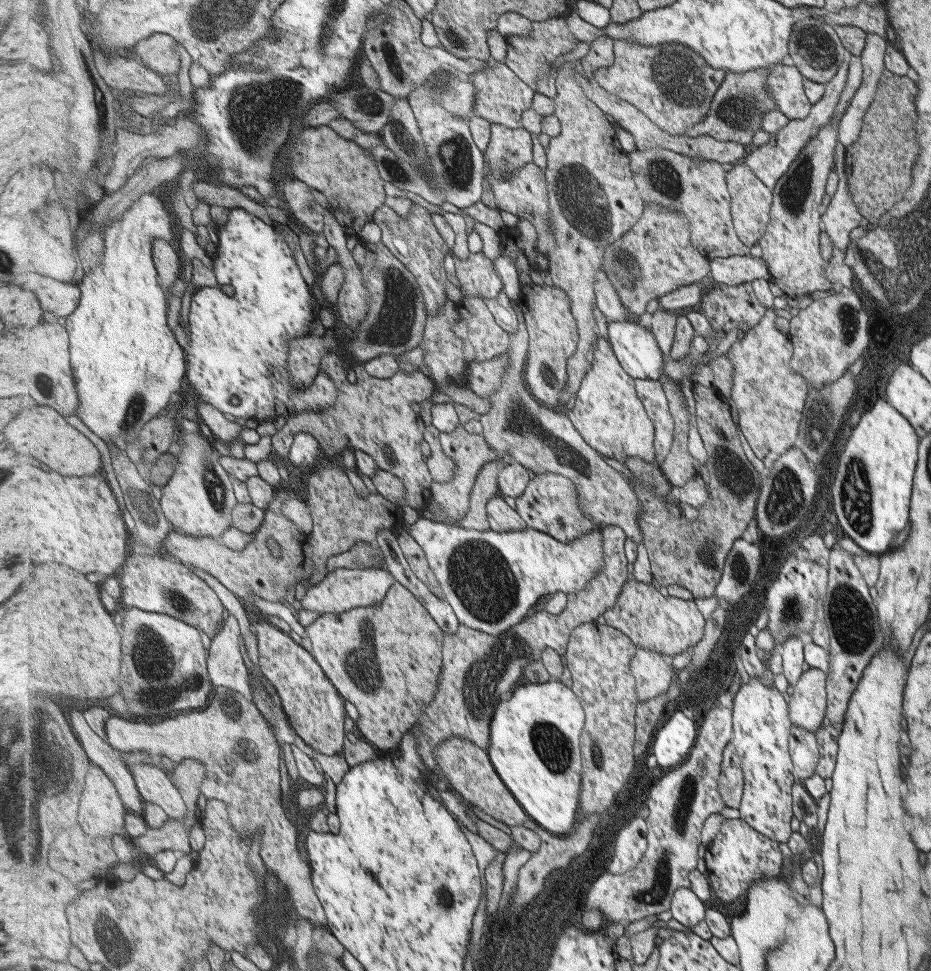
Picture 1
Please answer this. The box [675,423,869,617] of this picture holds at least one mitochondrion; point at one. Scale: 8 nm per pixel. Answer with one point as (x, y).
(781, 498)

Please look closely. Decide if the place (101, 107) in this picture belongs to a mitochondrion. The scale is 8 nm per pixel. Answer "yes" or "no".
no

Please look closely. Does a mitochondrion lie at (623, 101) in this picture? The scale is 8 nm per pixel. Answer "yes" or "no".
no

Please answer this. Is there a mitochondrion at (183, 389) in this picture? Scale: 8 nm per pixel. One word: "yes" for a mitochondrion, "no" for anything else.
no

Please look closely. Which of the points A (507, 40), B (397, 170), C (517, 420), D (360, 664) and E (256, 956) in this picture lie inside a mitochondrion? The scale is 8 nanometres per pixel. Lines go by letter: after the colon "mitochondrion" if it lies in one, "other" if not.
A: other
B: mitochondrion
C: mitochondrion
D: mitochondrion
E: other

